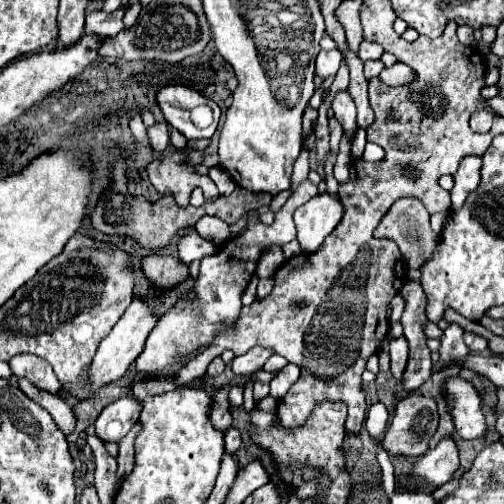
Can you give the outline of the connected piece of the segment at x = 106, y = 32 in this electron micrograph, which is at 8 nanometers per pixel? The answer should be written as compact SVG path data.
M121 6L119 10L107 14L103 10L97 12L89 12L85 16L85 34L93 34L99 38L107 38L107 36L115 36L123 30L123 16L125 16L125 8Z

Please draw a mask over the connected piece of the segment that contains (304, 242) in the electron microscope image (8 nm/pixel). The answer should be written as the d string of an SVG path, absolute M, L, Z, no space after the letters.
M329 192L317 194L309 202L305 202L303 206L299 206L295 210L295 228L297 228L297 240L299 240L301 250L303 252L315 252L321 246L323 238L333 232L335 224L341 218L343 218L343 204L341 204L339 196L331 196Z

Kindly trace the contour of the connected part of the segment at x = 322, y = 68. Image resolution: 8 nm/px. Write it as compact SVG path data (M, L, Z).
M321 50L321 54L317 56L317 76L327 78L331 74L337 74L341 64L341 52L335 50Z

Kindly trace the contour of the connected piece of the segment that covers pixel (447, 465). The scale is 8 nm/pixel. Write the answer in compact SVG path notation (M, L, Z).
M441 438L439 444L429 450L423 458L415 462L413 472L417 476L427 476L427 484L445 484L451 480L453 472L459 468L457 446L451 438Z

